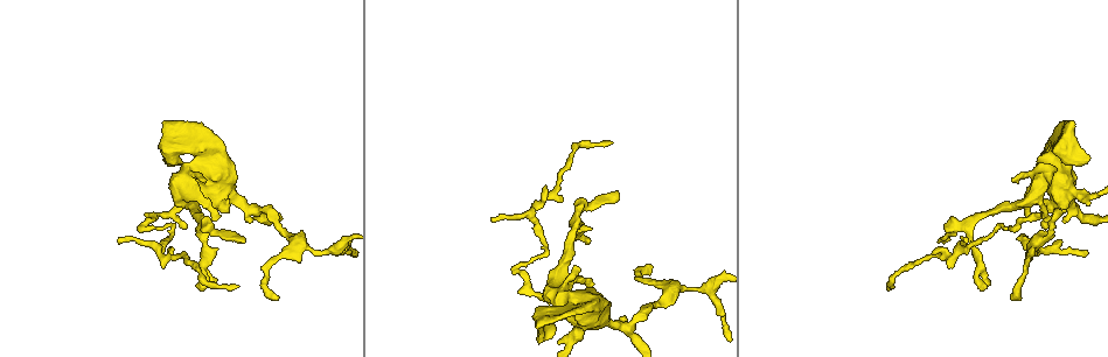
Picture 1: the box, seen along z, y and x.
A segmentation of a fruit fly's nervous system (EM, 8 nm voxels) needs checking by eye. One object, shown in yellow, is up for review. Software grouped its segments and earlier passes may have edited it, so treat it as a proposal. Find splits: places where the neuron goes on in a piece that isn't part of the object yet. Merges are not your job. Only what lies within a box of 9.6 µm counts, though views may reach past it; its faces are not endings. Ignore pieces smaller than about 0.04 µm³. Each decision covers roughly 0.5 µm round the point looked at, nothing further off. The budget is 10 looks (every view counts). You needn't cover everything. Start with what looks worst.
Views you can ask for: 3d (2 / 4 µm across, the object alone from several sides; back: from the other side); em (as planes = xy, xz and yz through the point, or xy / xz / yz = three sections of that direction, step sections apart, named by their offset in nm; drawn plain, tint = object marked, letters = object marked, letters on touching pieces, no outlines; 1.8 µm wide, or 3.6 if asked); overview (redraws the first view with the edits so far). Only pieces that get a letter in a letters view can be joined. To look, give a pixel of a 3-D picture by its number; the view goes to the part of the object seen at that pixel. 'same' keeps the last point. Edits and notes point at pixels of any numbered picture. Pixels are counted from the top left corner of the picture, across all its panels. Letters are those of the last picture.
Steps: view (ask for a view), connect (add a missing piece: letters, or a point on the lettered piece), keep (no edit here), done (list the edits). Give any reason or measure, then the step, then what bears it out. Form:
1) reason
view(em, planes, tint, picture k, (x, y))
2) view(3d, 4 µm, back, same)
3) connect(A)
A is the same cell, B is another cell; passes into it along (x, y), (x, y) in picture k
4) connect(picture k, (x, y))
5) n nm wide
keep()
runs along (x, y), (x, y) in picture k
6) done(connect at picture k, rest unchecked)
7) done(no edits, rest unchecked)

tapers out
view(3d, 2 µm, picture 1, (1011, 181))

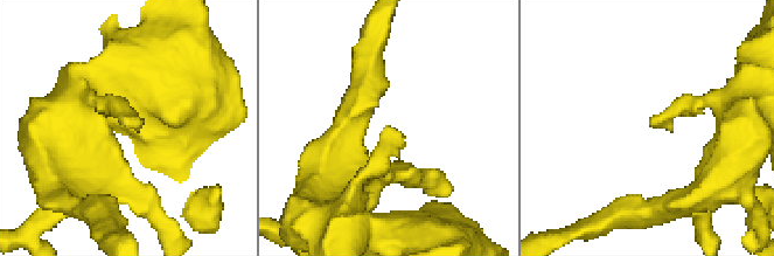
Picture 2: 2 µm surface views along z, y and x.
need the tissue
view(em, planes, letters, picture 2, (649, 125))

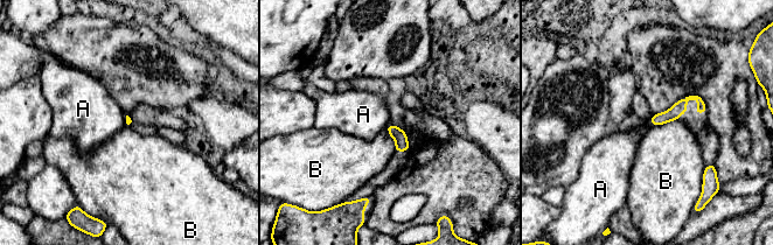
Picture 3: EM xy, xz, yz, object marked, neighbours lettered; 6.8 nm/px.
keep()
A and B are other cells; no lettered piece goes on from it

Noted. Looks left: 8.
an open end
view(3d, 2 µm, picture 1, (197, 286))

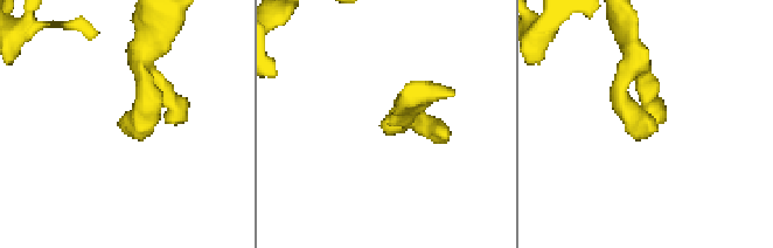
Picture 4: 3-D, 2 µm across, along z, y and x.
need the tissue
view(em, planes, letters, picture 4, (384, 128))

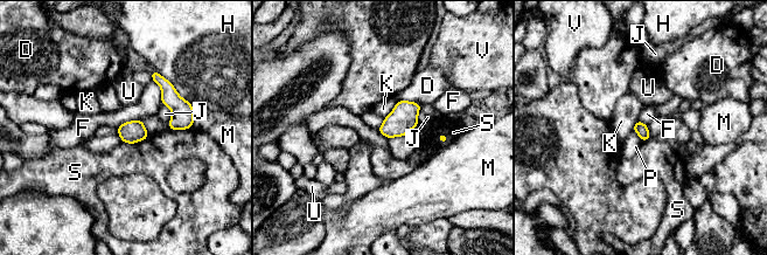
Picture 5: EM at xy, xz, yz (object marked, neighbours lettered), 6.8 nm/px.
H touches over 340 nm
keep()
D, F, H, J, K, M, P, S, U and V are other cells; none of them fits

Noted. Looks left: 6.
tapers out
view(em, planes, tint, picture 1, (889, 289))

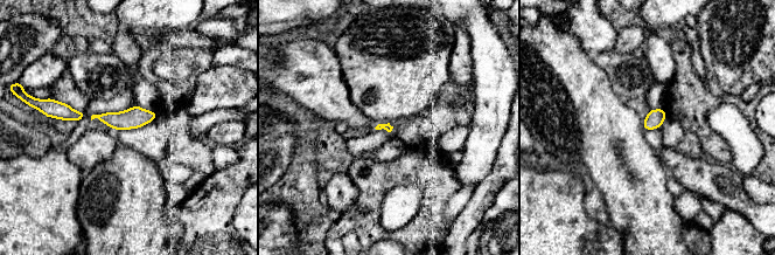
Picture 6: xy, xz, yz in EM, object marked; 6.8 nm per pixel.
see the neighbours
view(em, planes, letters, same)

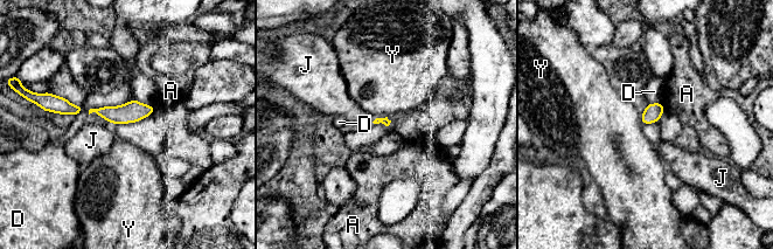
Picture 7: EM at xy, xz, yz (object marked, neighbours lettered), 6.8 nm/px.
keep()
A, D, J and Y are other cells; no lettered piece goes on from it

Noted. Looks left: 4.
thin end
view(em, xz, step 8, tint, picture 1, (1012, 296))

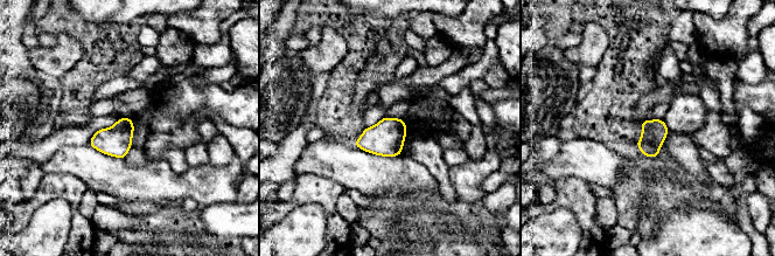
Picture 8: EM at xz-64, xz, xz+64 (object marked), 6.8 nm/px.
view(em, planes, letters, same)

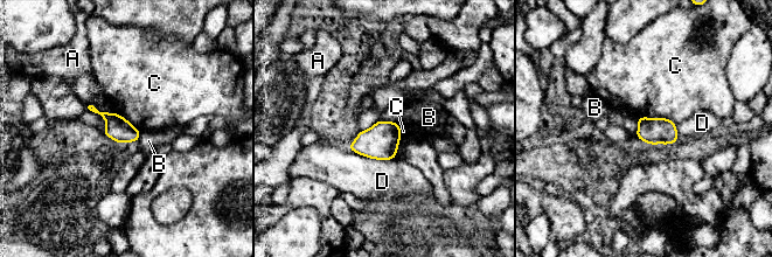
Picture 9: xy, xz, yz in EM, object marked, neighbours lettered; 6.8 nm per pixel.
170 nm wide; D touches over 340 nm
keep()
A, B, C and D are other cells; none of them fits

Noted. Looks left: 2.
done(no edits, rest unchecked)

